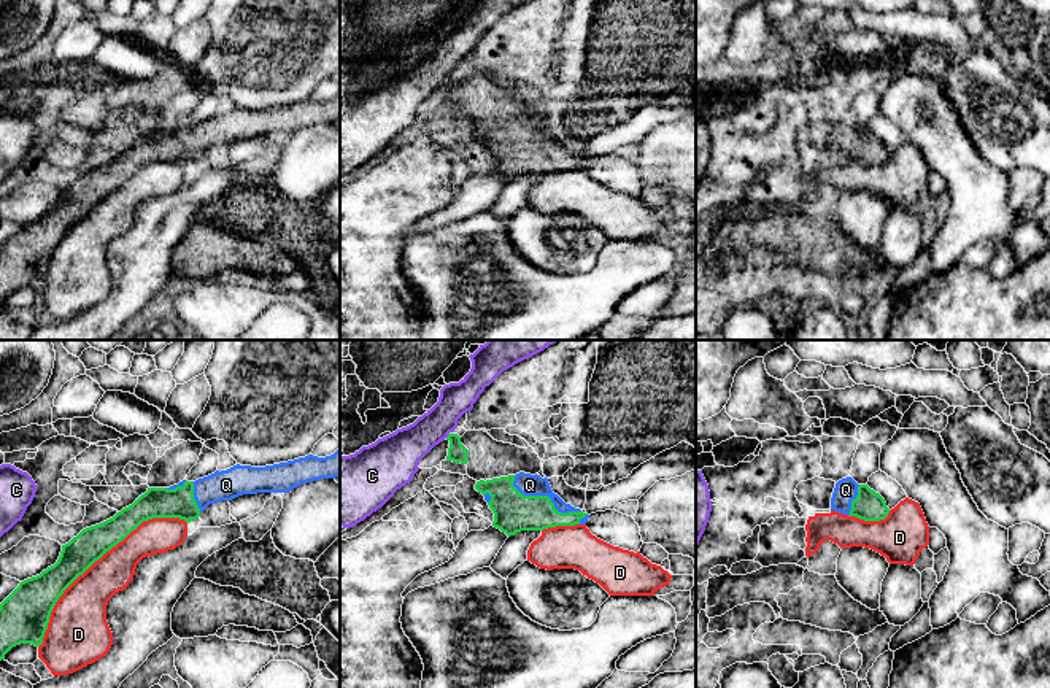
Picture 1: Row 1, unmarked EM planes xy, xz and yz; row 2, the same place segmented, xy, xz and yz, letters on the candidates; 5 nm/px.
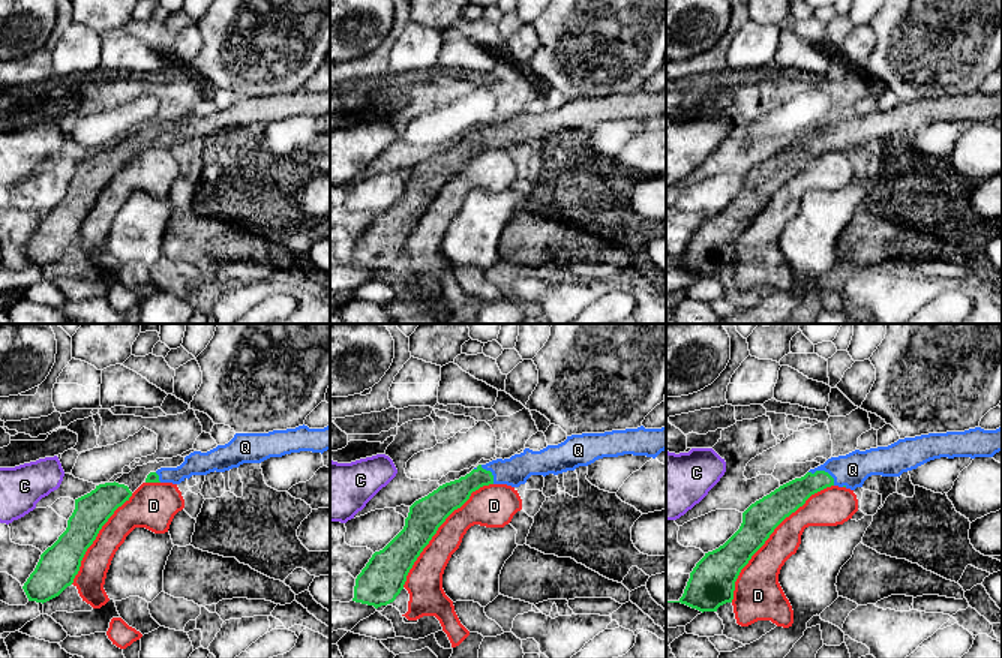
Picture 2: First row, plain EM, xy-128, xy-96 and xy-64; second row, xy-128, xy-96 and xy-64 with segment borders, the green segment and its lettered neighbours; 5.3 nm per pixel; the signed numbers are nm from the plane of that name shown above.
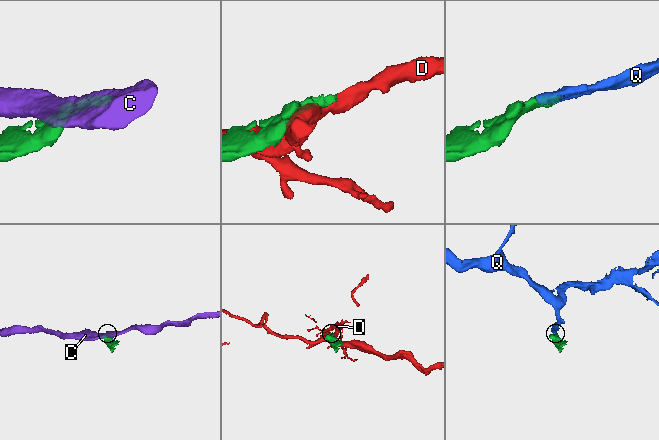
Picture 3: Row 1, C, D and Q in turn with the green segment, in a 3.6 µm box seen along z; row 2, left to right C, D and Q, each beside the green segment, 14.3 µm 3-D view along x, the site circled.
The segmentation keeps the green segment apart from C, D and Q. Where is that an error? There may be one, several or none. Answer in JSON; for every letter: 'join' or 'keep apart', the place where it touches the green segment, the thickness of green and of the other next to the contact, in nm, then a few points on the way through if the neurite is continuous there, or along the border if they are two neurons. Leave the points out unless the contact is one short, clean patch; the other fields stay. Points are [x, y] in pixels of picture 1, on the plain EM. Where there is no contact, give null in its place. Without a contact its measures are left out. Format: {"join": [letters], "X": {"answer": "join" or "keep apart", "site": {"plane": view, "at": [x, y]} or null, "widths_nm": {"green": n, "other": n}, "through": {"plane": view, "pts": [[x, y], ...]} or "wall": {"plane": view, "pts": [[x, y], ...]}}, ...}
{"join": ["Q"], "C": {"answer": "keep apart", "site": {"plane": "xz", "at": [448, 80]}, "widths_nm": {"green": 100, "other": 200}, "wall": {"plane": "xz", "pts": [[448, 77], [445, 81]]}}, "D": {"answer": "keep apart", "site": {"plane": "xy", "at": [97, 204]}, "widths_nm": {"green": 170, "other": 240}}, "Q": {"answer": "join", "site": {"plane": "xz", "at": [544, 140]}, "widths_nm": {"green": 200, "other": 110}}}

